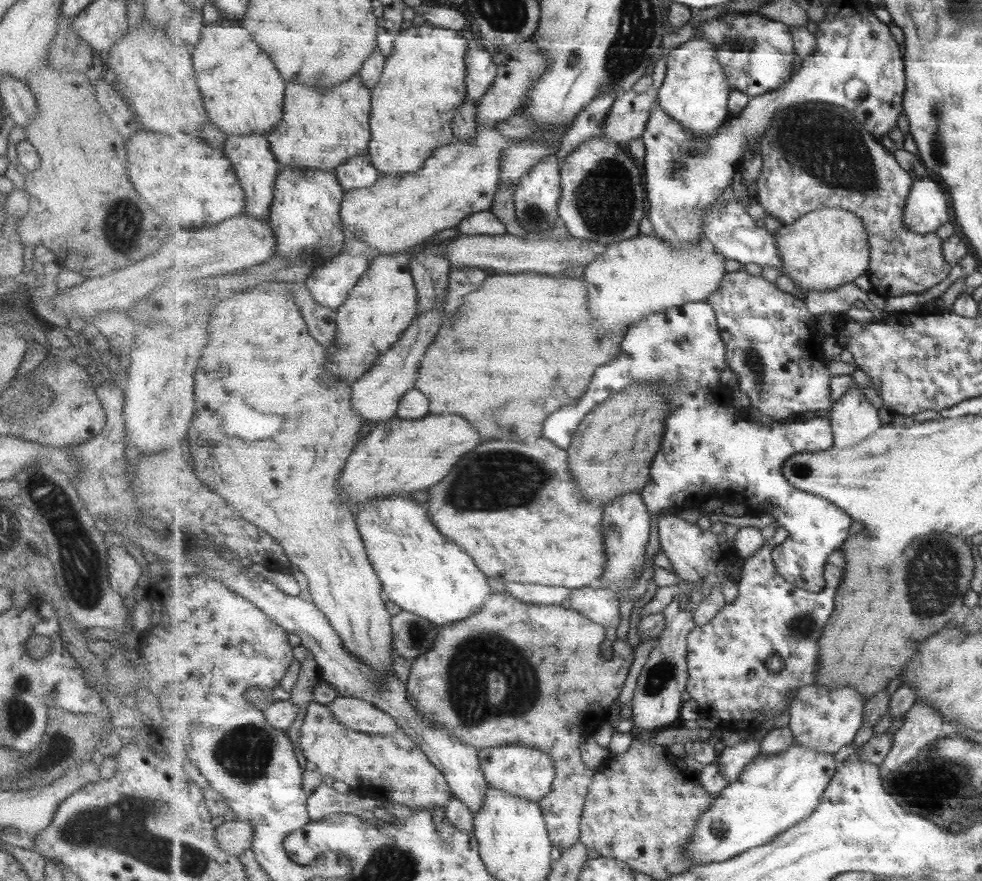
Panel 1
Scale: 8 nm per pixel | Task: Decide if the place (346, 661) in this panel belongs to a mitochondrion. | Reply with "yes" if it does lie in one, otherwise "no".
no

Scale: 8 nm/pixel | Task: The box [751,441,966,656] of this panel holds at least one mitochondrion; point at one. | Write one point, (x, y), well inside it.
(934, 588)

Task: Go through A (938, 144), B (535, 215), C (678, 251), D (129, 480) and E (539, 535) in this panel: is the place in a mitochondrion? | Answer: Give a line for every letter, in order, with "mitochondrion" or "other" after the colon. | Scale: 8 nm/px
A: mitochondrion
B: mitochondrion
C: other
D: other
E: other

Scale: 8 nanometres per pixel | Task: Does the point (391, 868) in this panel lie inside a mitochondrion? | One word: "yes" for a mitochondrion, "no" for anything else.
yes

